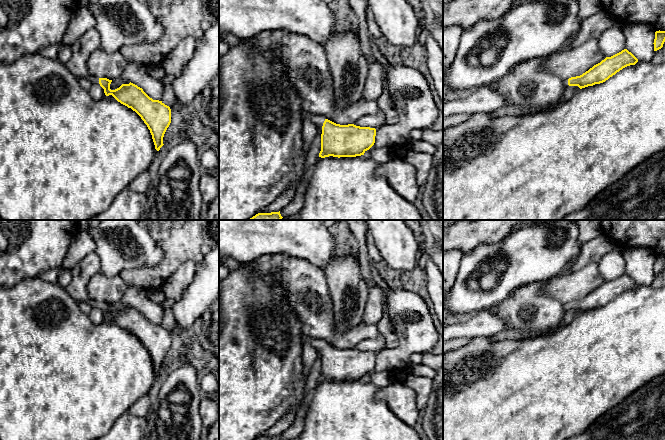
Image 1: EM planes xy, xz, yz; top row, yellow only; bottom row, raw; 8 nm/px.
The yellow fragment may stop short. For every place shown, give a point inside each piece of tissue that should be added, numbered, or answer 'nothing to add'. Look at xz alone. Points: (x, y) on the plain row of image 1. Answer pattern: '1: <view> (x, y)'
1: xz (317, 343)

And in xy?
1: xy (90, 265)

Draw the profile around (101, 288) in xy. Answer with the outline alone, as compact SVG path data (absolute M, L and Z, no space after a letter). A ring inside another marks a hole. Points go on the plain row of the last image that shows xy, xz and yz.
M101 272L92 276L87 284L87 292L91 299L109 304L120 302L127 289L128 285L120 275L110 277Z

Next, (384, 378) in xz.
M392 371L372 372L369 381L378 387L384 387L393 382Z

